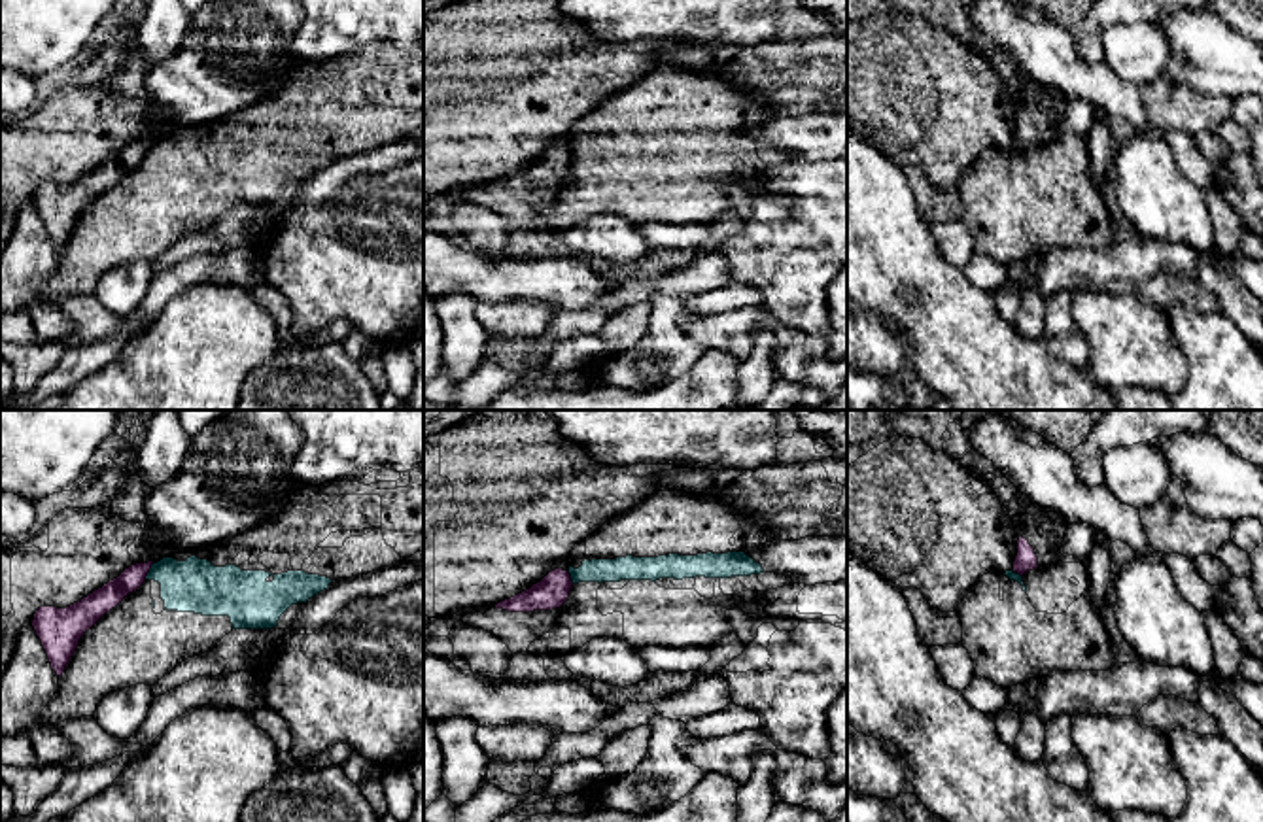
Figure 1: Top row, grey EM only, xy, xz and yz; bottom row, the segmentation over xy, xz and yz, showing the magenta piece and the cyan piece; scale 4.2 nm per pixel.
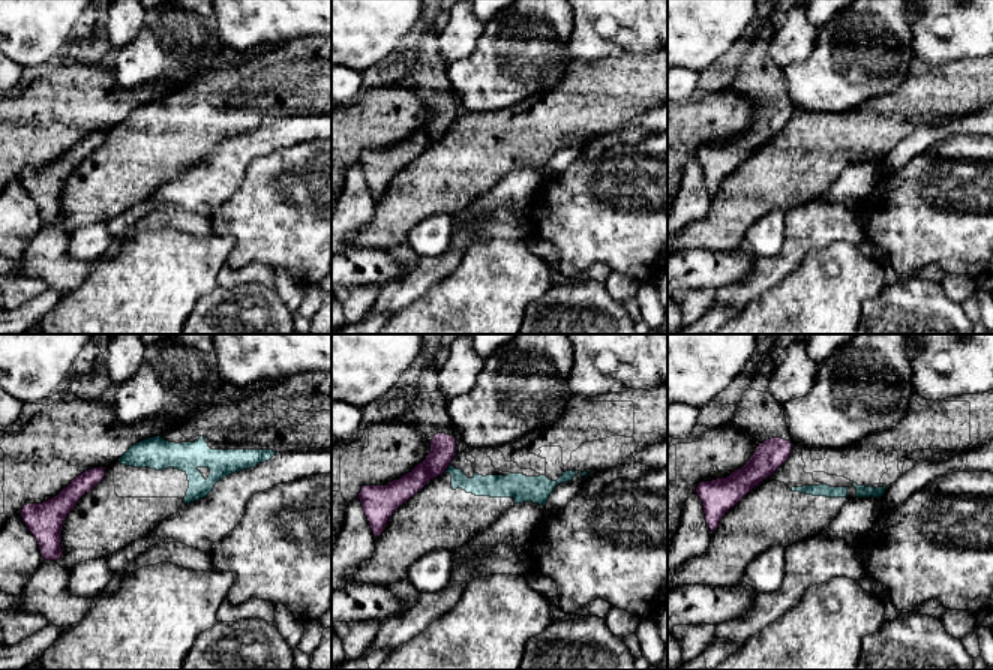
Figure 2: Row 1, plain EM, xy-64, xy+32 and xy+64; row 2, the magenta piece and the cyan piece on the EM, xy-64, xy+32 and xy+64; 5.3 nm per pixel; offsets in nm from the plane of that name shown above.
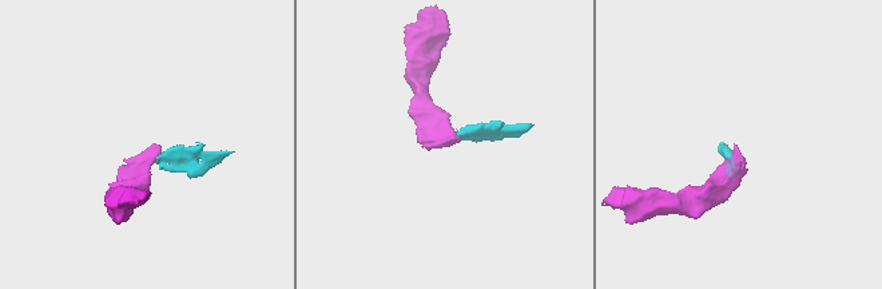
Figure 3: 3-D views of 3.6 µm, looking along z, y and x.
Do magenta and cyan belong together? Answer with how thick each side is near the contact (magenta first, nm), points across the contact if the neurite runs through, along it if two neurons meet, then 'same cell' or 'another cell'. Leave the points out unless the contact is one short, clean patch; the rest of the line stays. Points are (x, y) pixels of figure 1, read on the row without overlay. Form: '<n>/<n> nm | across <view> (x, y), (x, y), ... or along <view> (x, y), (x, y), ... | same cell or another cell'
110/220 nm | along xy (154, 140), (144, 155) | another cell

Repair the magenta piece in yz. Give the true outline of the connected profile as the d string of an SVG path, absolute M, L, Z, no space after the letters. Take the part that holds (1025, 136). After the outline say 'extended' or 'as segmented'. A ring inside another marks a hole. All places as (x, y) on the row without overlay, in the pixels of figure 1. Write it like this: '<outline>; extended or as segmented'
M1030 91L1012 93L1013 106L1019 111L1013 149L1051 142L1064 130L1063 117L1066 100L1059 94L1055 98L1038 100Z; extended

